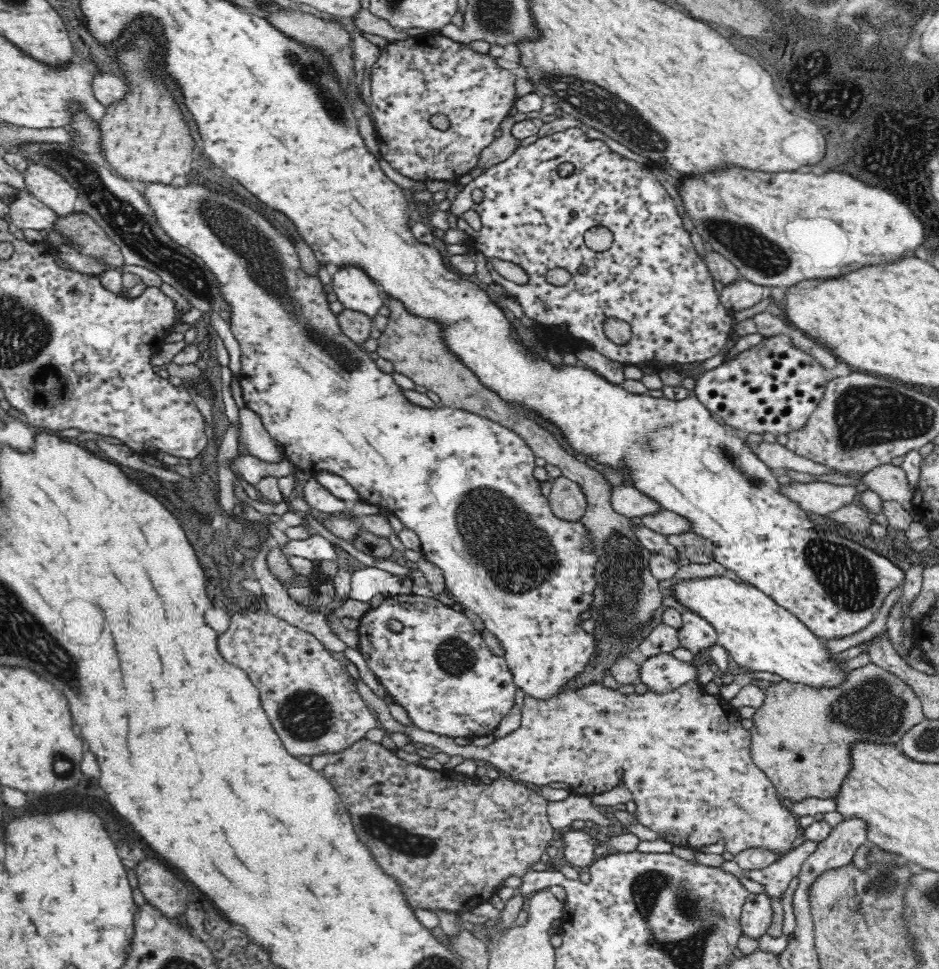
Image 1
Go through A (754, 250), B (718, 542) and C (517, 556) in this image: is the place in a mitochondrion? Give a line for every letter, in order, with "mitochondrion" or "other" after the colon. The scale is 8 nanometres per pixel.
A: mitochondrion
B: other
C: mitochondrion

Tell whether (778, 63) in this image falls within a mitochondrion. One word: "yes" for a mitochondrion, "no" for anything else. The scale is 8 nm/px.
no

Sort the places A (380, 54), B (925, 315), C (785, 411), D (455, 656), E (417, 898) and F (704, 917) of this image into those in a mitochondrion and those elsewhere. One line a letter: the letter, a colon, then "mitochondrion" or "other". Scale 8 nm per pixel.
A: other
B: other
C: other
D: mitochondrion
E: other
F: mitochondrion

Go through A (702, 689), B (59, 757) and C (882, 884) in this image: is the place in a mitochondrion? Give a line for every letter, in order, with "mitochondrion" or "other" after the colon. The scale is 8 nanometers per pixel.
A: other
B: mitochondrion
C: mitochondrion

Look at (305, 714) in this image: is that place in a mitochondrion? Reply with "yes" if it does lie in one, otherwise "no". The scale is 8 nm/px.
yes

